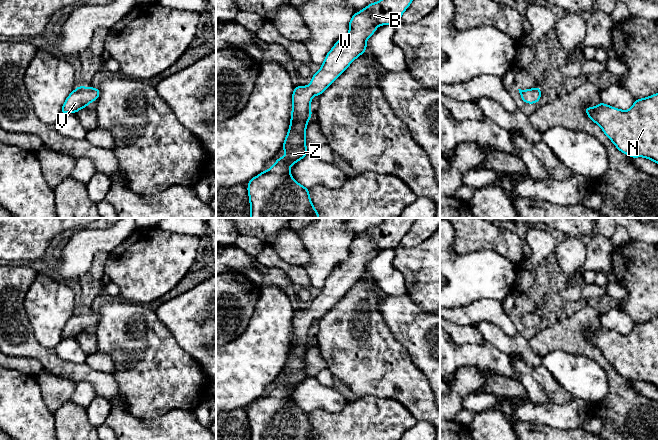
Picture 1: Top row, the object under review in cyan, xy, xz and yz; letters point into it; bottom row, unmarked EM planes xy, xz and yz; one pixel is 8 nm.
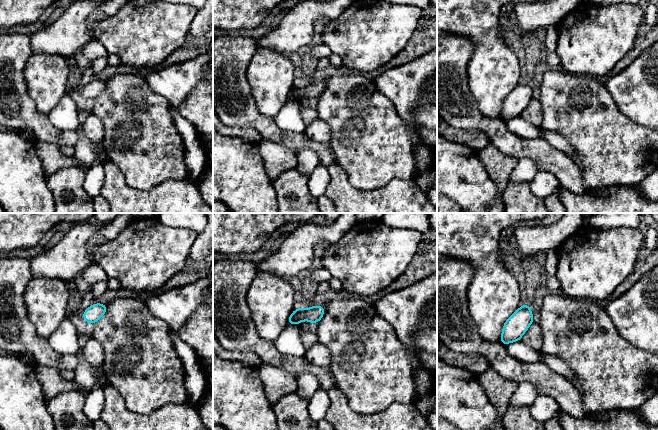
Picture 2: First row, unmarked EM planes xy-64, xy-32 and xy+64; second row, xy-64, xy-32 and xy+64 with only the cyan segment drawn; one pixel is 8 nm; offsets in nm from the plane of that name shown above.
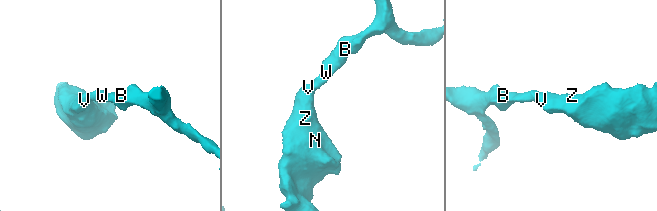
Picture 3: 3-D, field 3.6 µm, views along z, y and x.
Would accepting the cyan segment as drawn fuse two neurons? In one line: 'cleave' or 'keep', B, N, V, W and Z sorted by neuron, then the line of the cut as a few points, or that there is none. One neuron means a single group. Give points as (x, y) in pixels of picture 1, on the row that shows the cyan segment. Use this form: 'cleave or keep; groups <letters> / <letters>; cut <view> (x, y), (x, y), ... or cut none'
keep; groups B N V W Z; cut none

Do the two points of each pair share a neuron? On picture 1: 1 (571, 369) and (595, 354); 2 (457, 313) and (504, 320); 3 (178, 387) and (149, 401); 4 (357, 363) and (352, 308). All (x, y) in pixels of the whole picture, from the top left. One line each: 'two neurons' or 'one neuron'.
1: two neurons
2: one neuron
3: one neuron
4: one neuron

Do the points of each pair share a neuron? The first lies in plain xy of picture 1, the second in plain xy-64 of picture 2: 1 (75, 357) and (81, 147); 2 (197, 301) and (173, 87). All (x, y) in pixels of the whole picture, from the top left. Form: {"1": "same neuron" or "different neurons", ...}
{"1": "different neurons", "2": "same neuron"}

